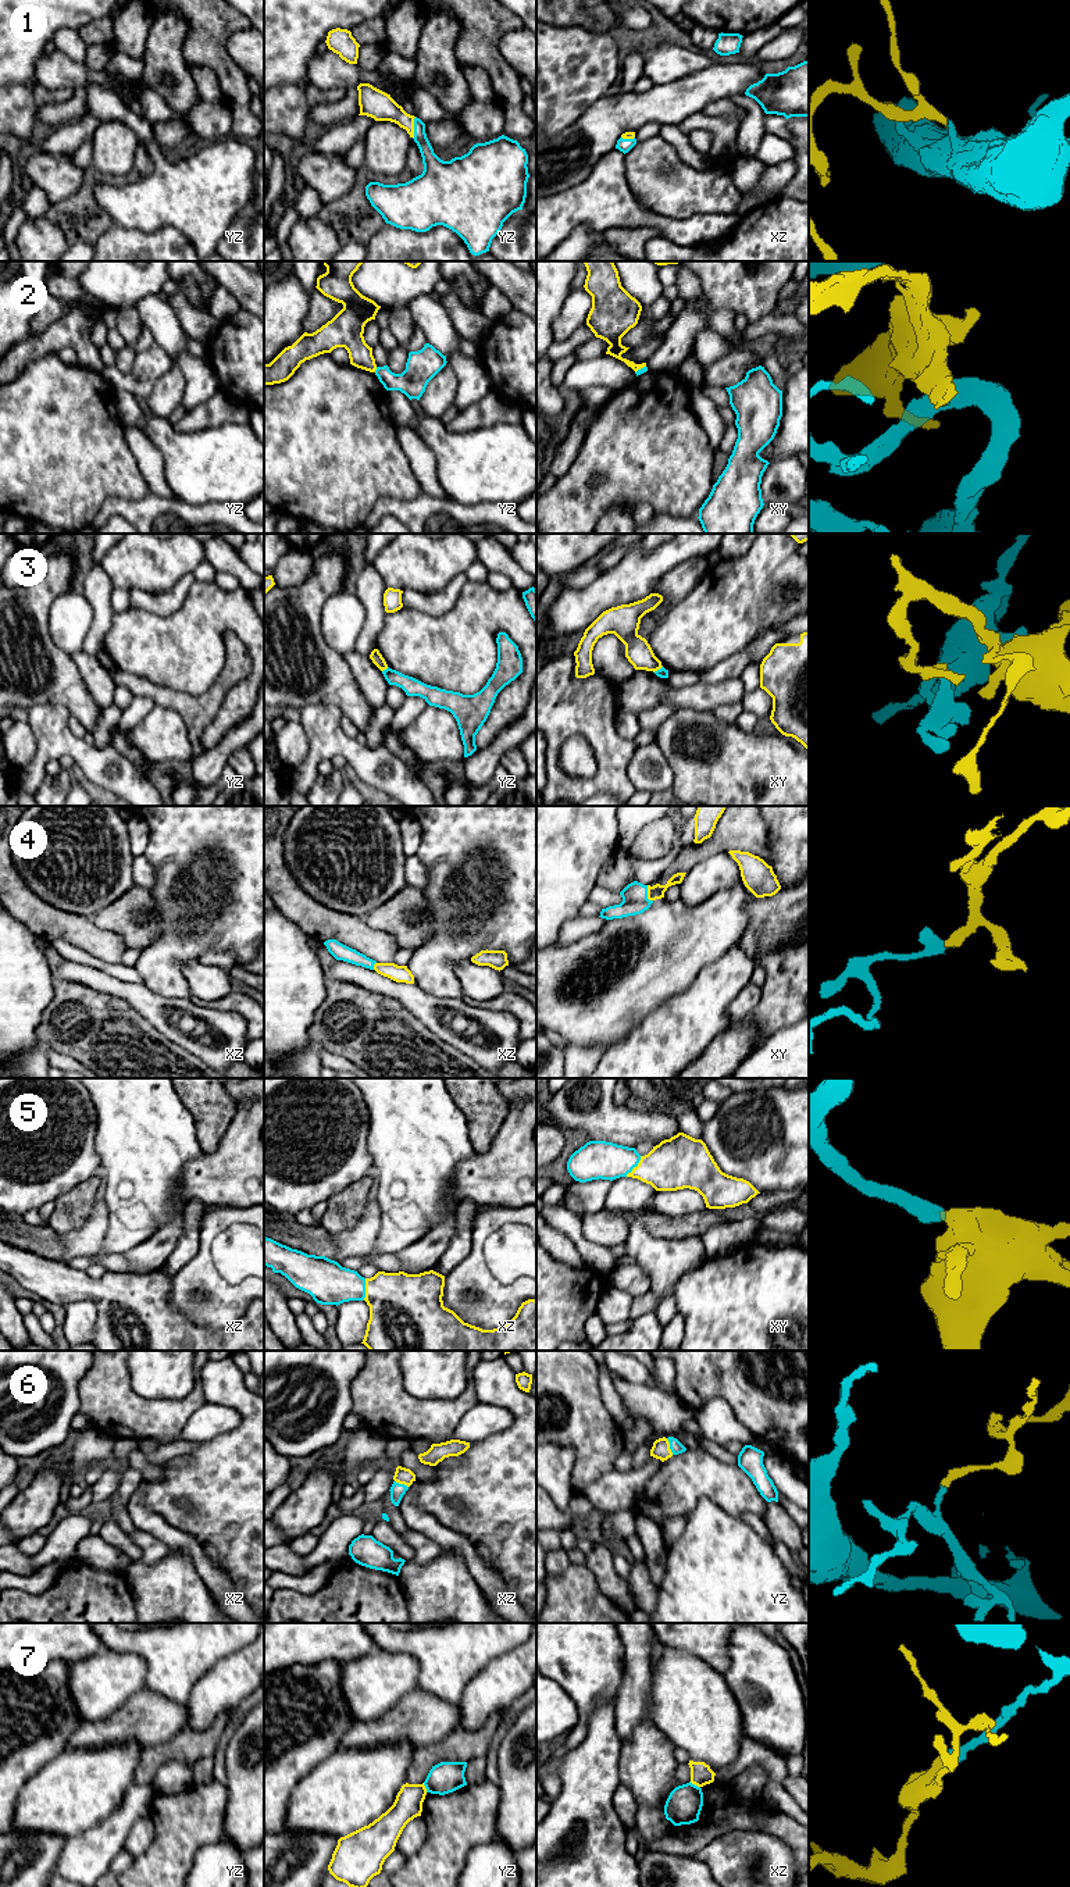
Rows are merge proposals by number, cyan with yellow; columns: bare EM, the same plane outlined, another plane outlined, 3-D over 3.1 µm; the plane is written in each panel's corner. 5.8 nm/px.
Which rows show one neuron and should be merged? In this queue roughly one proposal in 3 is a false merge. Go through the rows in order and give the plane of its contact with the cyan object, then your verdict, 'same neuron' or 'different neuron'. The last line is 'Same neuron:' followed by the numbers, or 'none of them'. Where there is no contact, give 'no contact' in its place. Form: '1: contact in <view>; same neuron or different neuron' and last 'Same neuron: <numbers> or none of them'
1: contact in yz; same neuron
2: contact in yz; different neuron
3: contact in yz; different neuron
4: contact in xy; same neuron
5: contact in xy; same neuron
6: contact in yz; same neuron
7: contact in xz; different neuron
Same neuron: 1, 4, 5, 6

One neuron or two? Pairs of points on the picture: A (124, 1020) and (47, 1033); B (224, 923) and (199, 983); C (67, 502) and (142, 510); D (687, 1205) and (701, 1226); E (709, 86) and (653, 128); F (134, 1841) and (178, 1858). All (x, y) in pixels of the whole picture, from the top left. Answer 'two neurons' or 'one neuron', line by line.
A: one neuron
B: two neurons
C: two neurons
D: two neurons
E: two neurons
F: two neurons

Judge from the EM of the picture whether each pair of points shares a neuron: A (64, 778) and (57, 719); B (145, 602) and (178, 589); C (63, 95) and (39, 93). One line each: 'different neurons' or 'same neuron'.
A: different neurons
B: same neuron
C: same neuron

